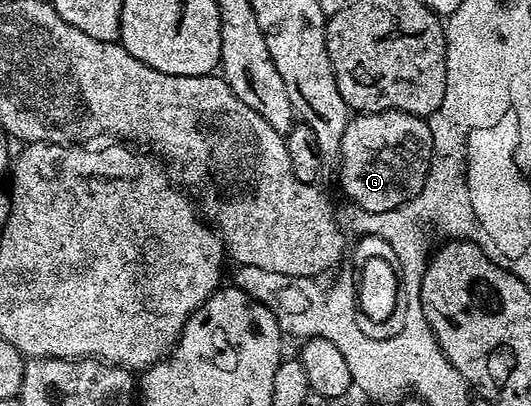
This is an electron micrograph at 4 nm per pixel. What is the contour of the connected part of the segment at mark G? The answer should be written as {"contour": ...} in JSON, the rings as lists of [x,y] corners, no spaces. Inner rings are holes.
{"contour":[[[406,111],[357,113],[337,146],[337,179],[348,202],[371,213],[387,213],[414,199],[423,189],[433,156],[433,138],[422,116]]]}

